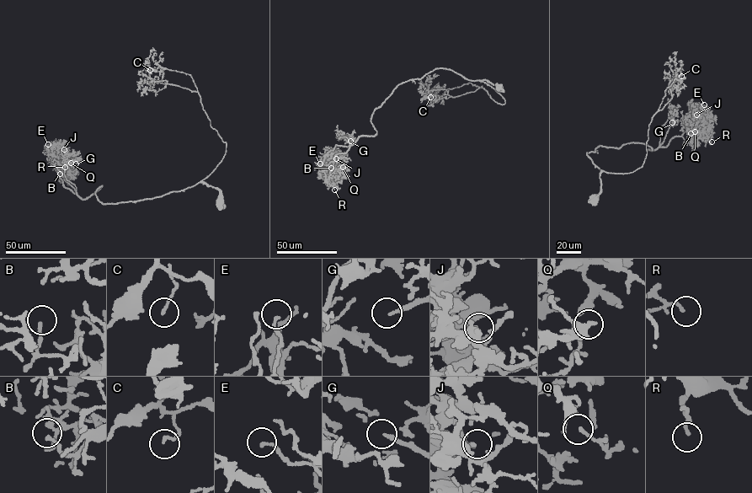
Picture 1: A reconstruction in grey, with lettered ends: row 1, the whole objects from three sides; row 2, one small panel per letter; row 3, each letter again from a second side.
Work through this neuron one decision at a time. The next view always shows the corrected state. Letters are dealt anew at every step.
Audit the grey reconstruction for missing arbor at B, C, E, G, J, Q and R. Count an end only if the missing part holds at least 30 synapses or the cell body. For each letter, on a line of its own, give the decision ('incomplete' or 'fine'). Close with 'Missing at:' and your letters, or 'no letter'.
B: fine
C: fine
E: fine
G: incomplete
J: fine
Q: fine
R: fine
Missing at: G

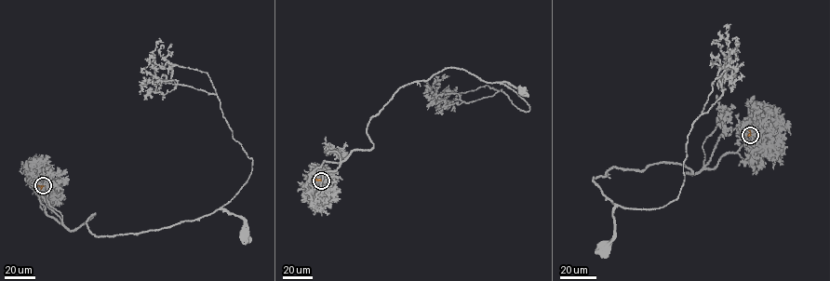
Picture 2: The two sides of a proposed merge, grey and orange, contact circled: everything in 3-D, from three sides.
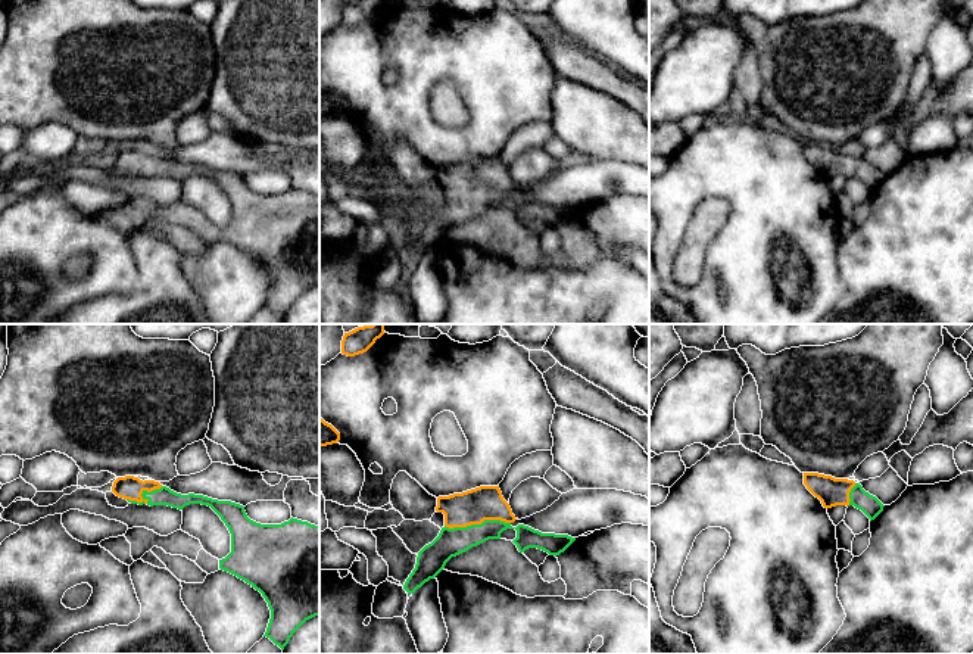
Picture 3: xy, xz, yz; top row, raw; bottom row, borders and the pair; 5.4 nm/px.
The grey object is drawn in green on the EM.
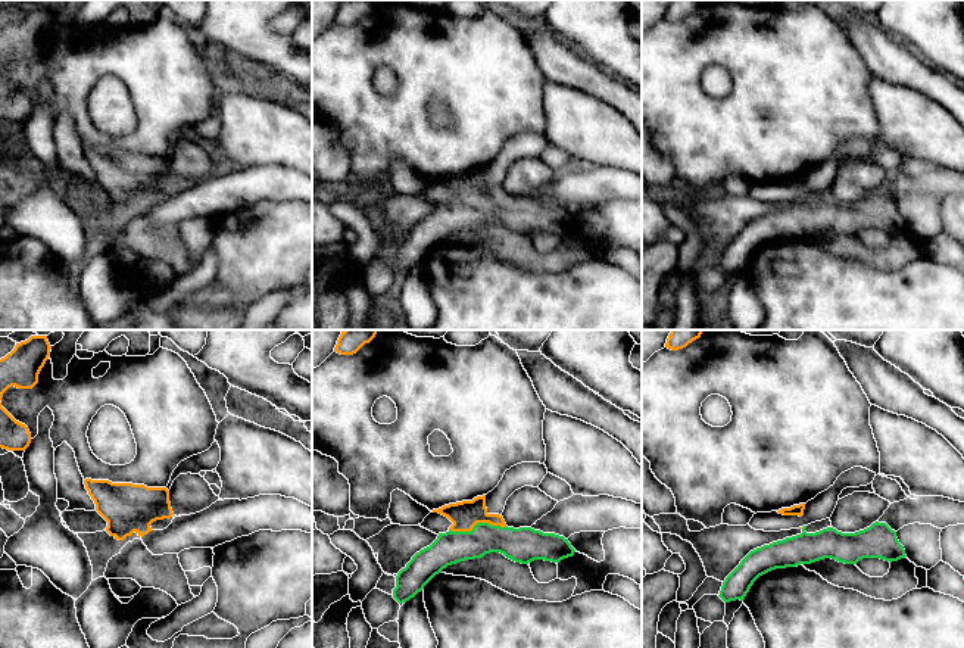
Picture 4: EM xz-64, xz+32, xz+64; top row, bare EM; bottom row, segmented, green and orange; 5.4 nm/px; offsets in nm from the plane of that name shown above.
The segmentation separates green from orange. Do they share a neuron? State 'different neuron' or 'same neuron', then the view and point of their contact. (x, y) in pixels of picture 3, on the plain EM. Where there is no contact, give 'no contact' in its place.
same neuron; contact xz (477, 195)

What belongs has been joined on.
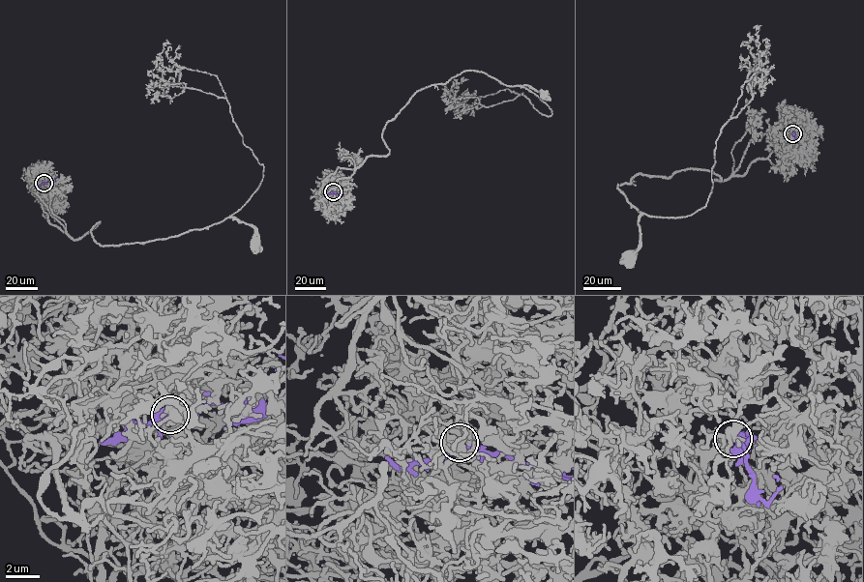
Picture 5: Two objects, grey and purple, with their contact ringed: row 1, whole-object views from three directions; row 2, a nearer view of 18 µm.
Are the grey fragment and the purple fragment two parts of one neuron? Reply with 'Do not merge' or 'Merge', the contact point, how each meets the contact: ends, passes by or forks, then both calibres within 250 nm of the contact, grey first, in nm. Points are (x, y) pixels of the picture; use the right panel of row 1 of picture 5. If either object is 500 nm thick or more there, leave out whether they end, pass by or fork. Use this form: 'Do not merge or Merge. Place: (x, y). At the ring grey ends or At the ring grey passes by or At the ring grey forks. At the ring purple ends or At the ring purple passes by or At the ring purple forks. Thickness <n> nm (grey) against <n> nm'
Merge. Place: (792, 133). At the ring grey ends. At the ring purple forks. Thickness 260 nm (grey) against 380 nm

